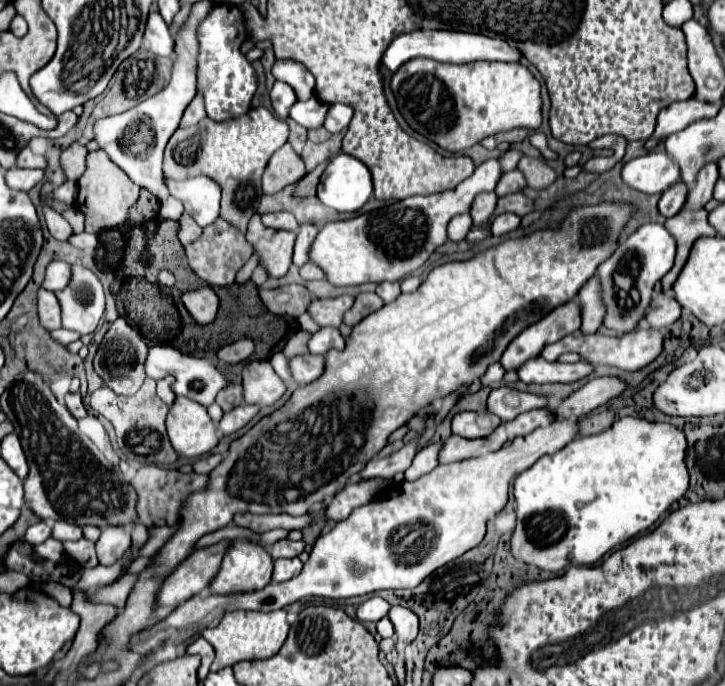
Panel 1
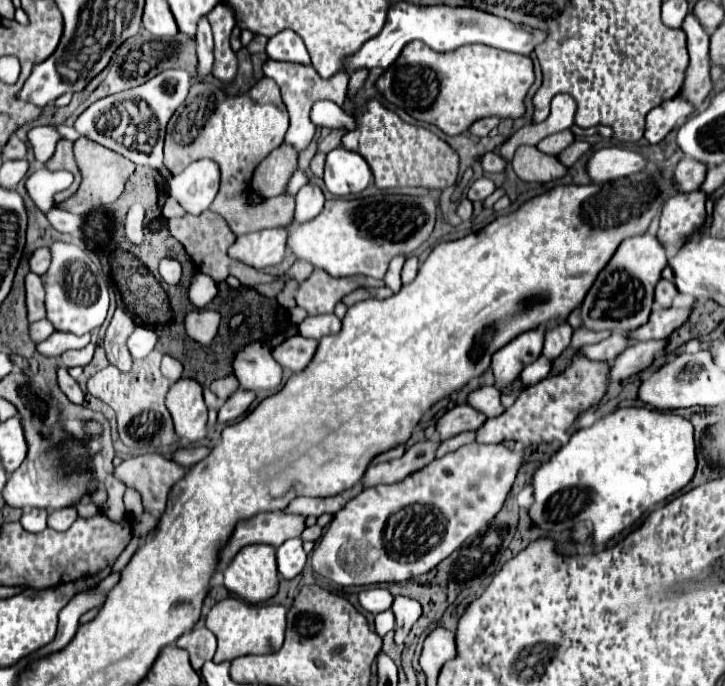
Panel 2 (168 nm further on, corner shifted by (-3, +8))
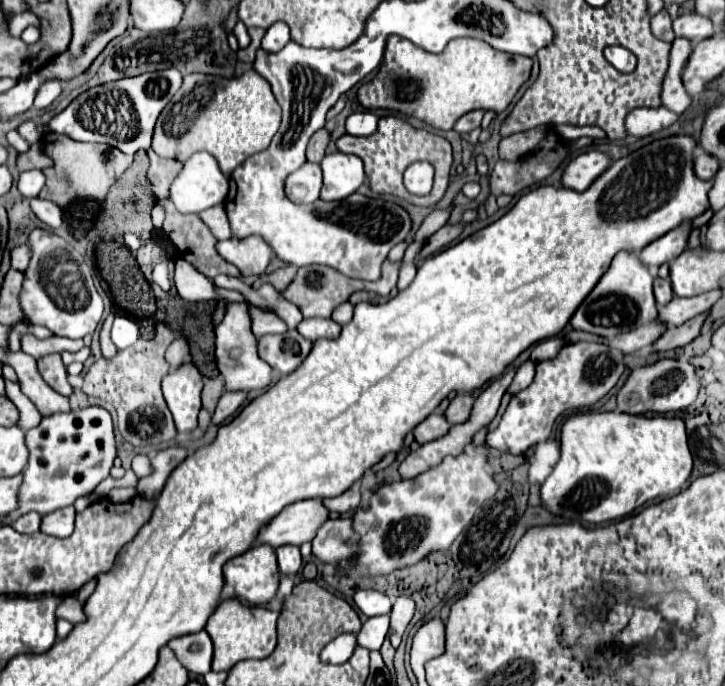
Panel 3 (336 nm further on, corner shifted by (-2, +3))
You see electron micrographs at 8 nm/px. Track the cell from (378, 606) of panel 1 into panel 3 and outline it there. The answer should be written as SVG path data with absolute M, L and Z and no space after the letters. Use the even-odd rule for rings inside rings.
M360 590L360 592L356 592L354 602L366 616L390 614L390 608L392 608L392 600L386 594L376 592L376 590Z

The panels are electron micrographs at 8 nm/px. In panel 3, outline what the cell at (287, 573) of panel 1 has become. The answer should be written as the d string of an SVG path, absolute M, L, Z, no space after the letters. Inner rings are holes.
M278 546L276 556L278 556L278 566L282 574L296 574L302 566L302 556L298 546Z

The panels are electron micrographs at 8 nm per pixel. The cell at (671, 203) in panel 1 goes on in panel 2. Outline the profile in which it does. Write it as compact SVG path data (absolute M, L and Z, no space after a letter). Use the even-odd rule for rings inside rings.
M681 159L679 165L675 167L673 181L675 181L677 193L687 193L687 191L699 189L701 183L705 181L705 167L703 167L703 163L691 161L691 159Z

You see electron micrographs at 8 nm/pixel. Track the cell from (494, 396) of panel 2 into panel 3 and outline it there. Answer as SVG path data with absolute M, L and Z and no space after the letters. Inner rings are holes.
M458 394L456 398L450 400L446 412L444 412L444 418L450 422L450 424L458 424L458 422L466 422L466 418L470 416L470 408L474 404L474 398L468 396L468 394Z

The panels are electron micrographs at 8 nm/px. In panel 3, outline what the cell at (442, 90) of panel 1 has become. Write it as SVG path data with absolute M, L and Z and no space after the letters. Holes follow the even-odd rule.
M390 36L386 54L378 74L358 88L358 100L364 108L388 108L416 116L426 124L450 130L454 122L476 108L506 110L518 88L530 78L532 58L494 50L490 44L476 38L450 40L446 50L430 54L410 40Z

